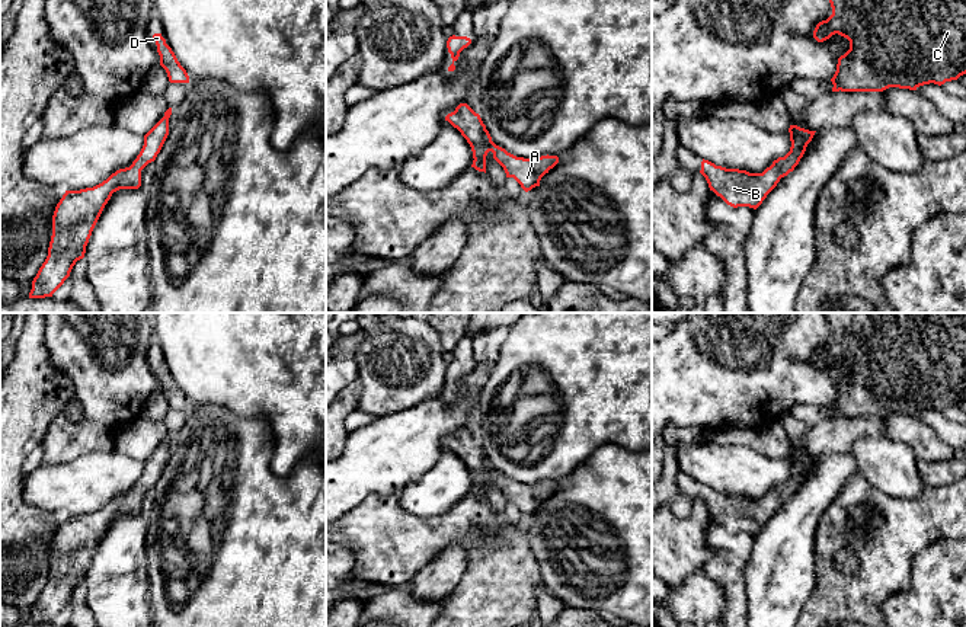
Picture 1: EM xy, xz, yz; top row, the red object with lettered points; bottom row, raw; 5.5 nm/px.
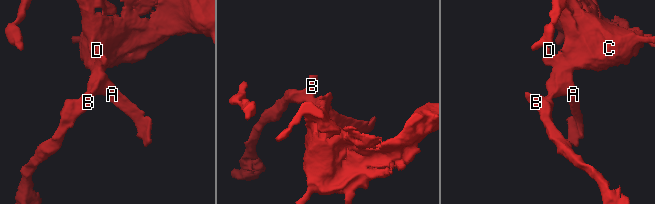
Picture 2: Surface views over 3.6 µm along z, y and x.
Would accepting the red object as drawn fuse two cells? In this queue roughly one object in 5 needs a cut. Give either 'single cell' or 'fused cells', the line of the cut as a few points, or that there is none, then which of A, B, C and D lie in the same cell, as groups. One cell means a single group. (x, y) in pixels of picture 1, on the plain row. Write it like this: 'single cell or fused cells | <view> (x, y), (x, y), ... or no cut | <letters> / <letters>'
single cell | no cut | A B C D

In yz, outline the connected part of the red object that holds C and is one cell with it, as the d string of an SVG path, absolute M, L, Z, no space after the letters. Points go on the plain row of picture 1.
M823 313L832 340L816 351L813 364L818 368L829 365L838 359L850 367L850 375L838 384L837 397L831 404L832 418L883 418L889 413L917 416L924 410L944 410L946 407L957 406L966 400L966 313Z

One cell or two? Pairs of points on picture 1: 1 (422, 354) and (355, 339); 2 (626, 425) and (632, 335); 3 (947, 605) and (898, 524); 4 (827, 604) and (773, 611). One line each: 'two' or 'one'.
1: two
2: one
3: two
4: two

